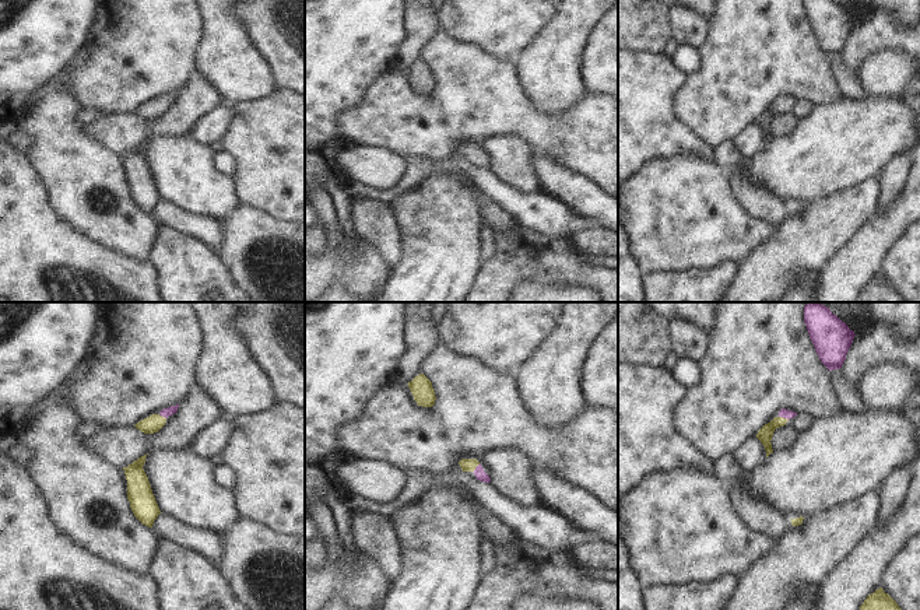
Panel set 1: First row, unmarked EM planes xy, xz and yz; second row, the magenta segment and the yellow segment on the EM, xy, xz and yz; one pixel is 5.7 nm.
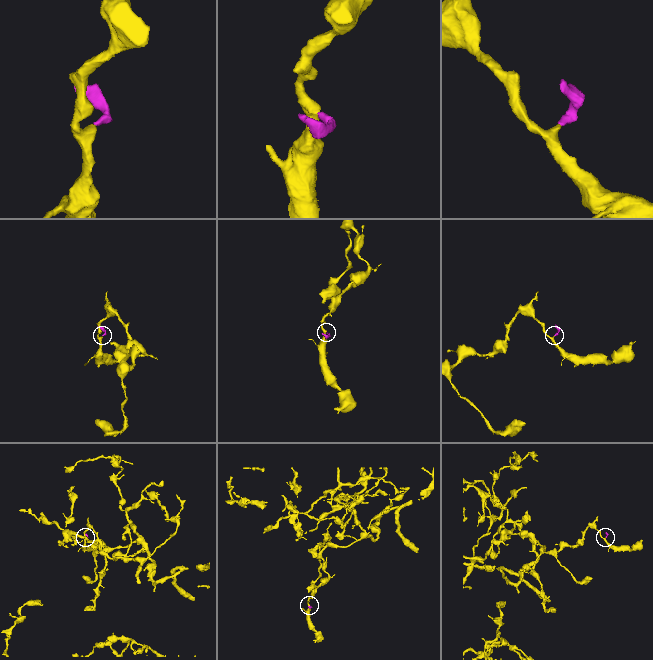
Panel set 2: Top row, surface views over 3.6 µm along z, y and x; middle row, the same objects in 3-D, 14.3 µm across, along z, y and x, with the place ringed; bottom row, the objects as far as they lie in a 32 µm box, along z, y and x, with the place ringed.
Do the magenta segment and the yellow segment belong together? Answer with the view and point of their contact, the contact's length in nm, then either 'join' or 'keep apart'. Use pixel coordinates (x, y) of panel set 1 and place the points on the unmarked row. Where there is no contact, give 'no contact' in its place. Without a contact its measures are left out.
meets magenta in yz at (783, 104); contact 60 nm long; join

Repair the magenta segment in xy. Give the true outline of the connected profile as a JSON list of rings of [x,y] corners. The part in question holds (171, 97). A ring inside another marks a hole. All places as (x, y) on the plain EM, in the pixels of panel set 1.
[[[179,91],[161,97],[159,101],[151,101],[150,104],[138,108],[134,113],[144,120],[158,119],[166,109],[166,105],[178,98]]]

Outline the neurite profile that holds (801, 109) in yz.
[[[797,101],[796,104],[790,105],[793,113],[801,120],[807,118],[811,111],[814,109],[814,104],[810,101]]]

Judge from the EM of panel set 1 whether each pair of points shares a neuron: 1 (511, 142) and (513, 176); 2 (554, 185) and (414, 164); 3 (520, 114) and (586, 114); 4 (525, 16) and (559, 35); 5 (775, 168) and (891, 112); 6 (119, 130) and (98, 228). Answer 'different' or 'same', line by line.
1: same
2: different
3: same
4: different
5: same
6: different

